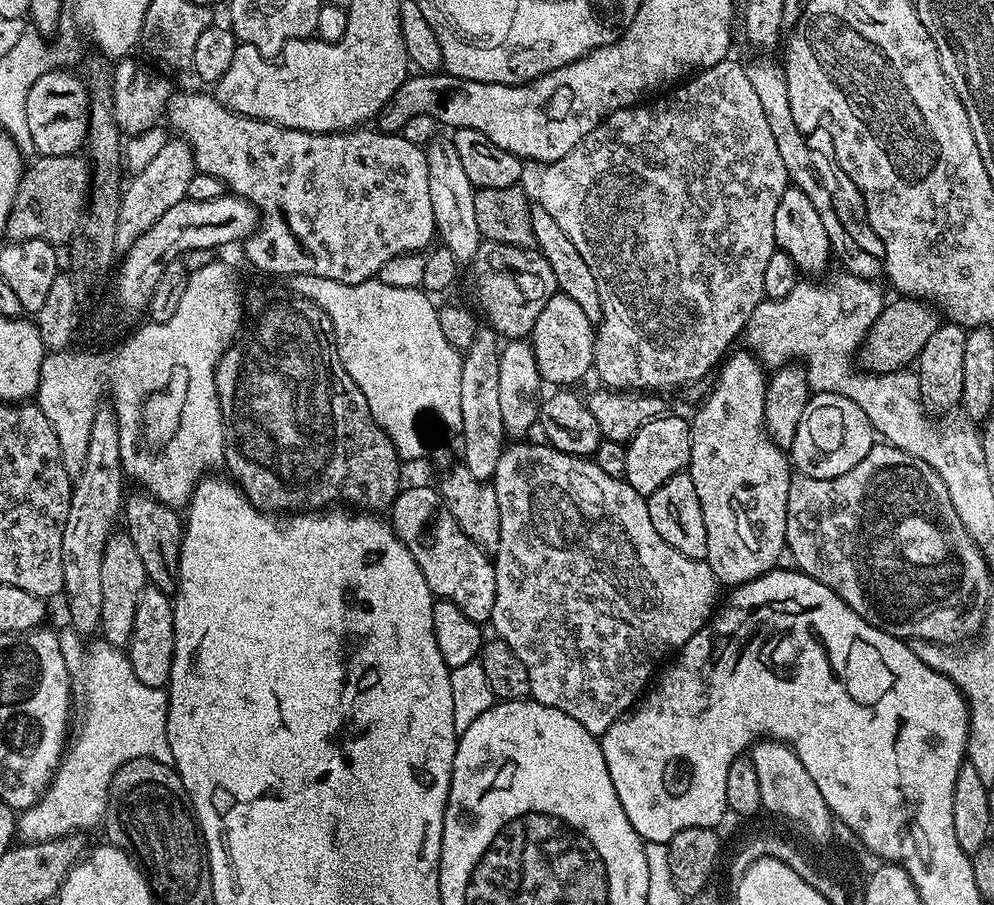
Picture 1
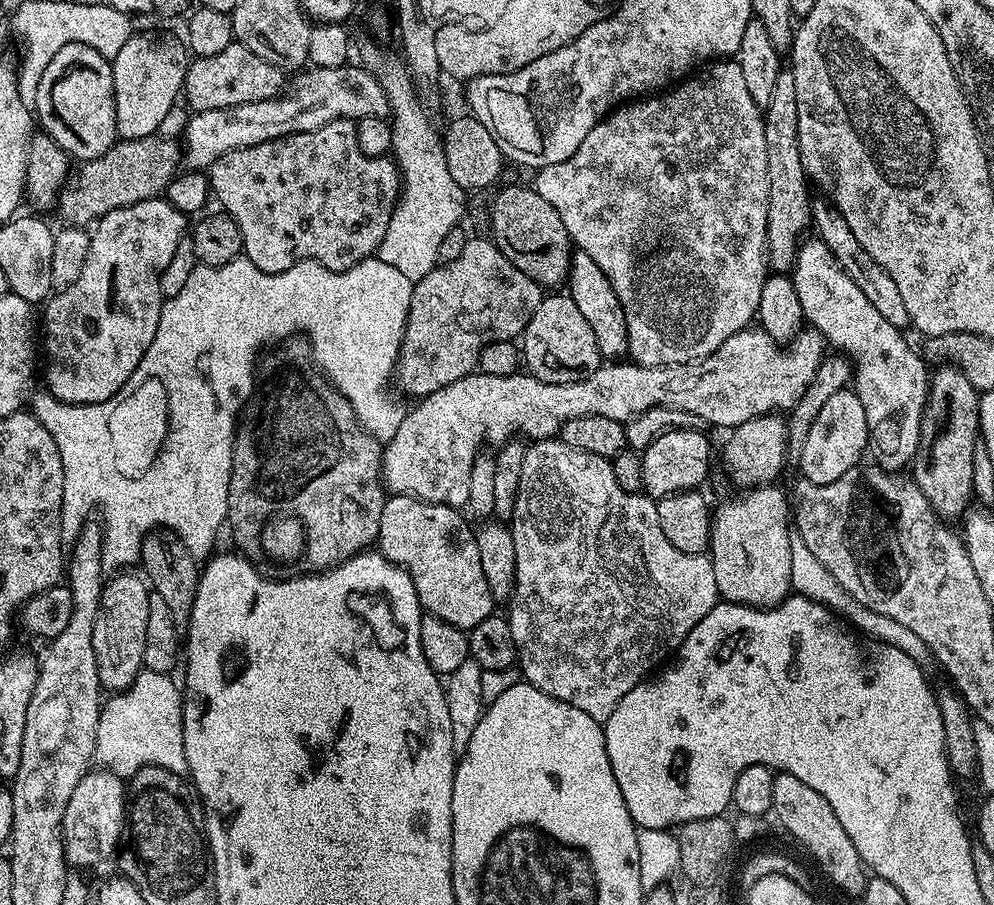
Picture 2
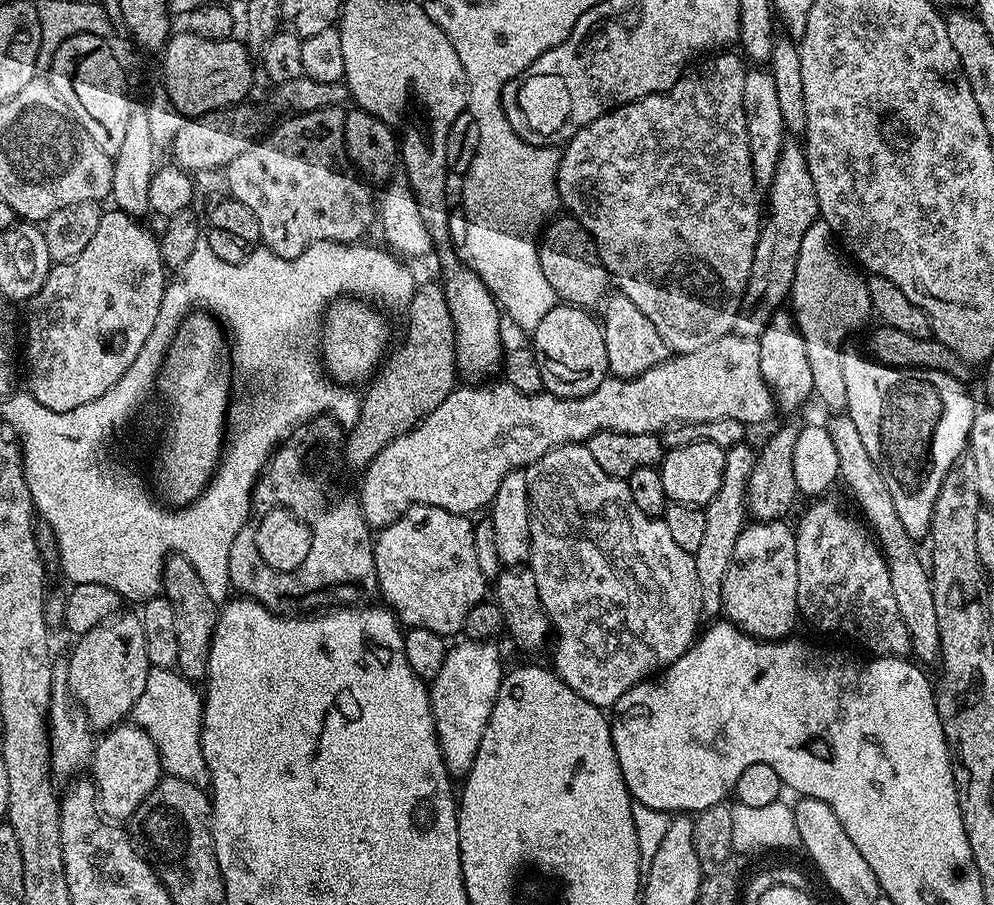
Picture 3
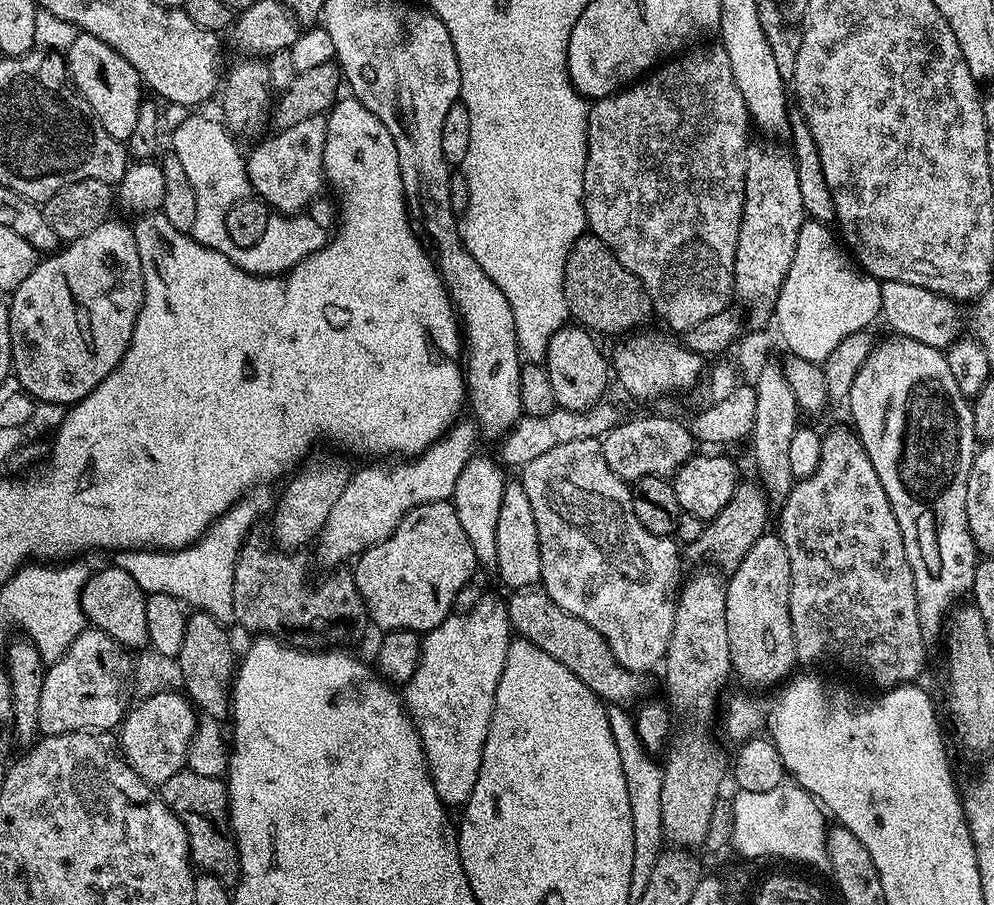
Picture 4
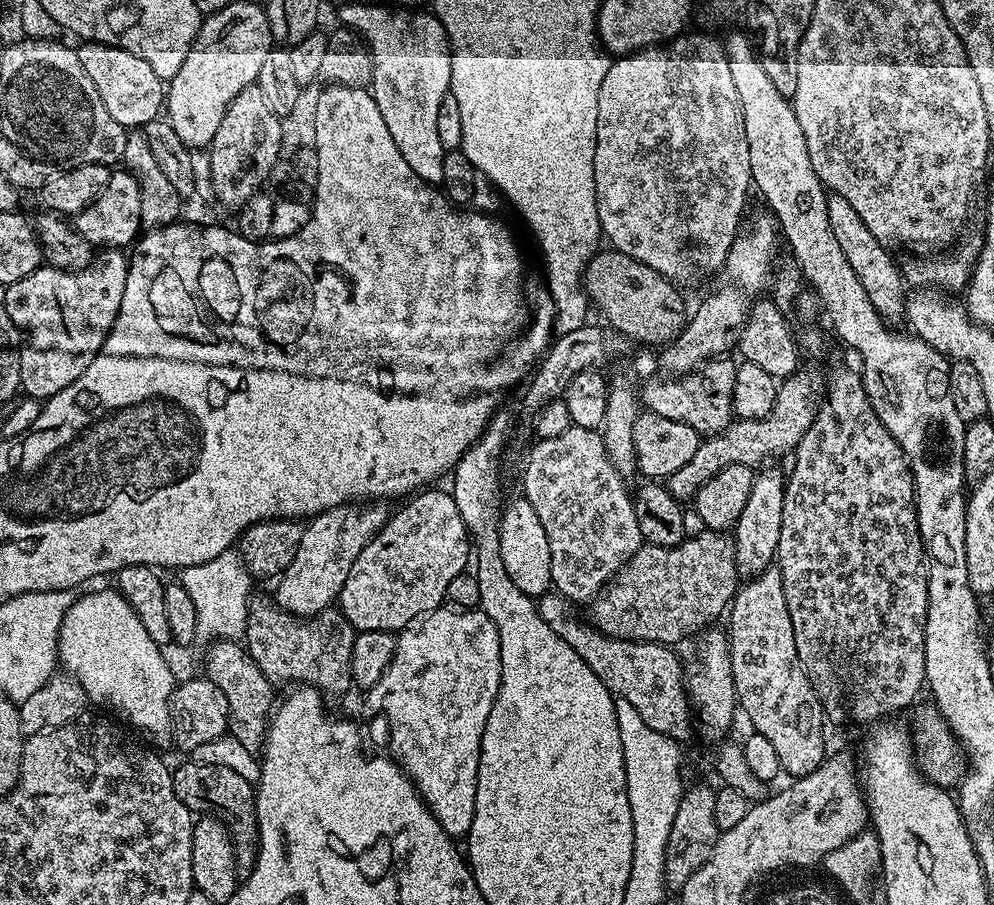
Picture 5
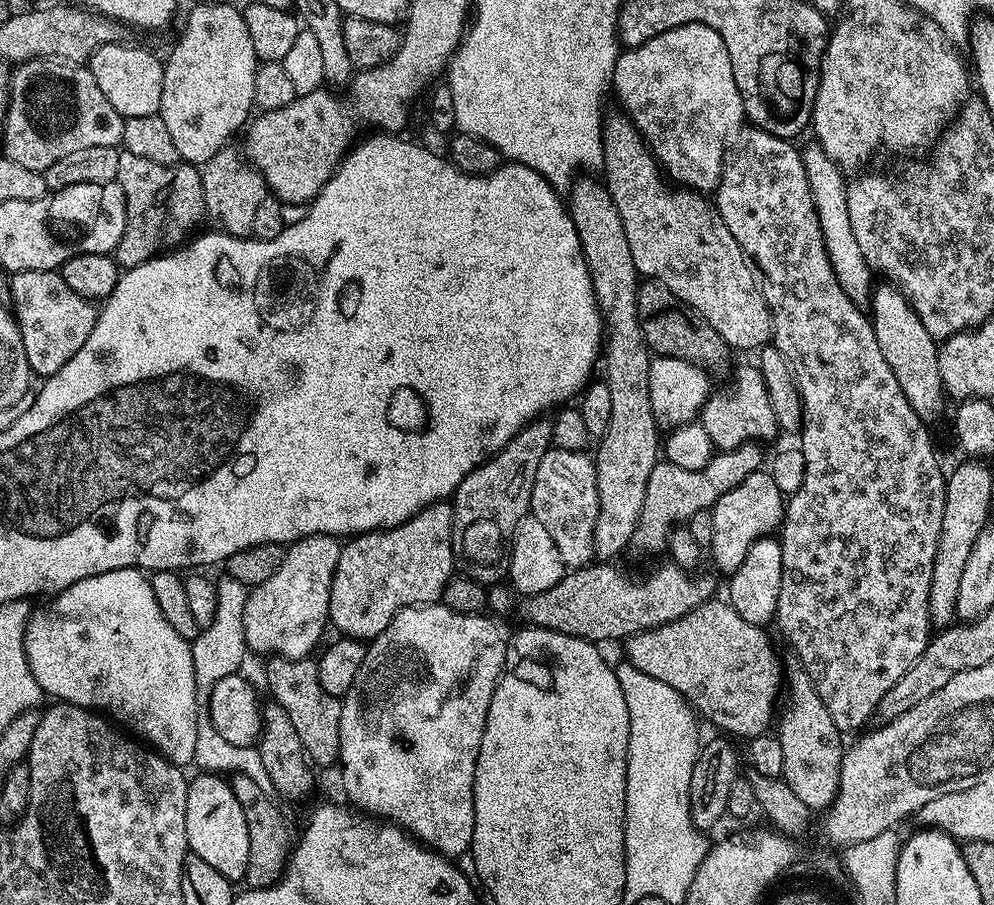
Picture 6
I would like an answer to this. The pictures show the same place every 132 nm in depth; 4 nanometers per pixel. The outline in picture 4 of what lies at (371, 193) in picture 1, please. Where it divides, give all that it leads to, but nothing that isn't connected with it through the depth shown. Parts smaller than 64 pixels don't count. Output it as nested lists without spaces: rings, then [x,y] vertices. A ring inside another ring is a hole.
[[[327,115],[306,118],[289,128],[281,128],[269,140],[261,139],[252,153],[248,152],[247,167],[249,180],[252,183],[252,191],[259,199],[272,210],[280,214],[300,214],[304,208],[320,191],[325,191],[326,181],[324,179],[324,151],[326,150],[326,124]]]

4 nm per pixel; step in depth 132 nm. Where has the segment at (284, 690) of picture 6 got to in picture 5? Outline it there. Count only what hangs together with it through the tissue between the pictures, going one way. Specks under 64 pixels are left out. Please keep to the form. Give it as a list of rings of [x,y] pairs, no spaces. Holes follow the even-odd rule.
[[[253,595],[248,602],[248,621],[242,640],[248,656],[274,686],[311,686],[325,698],[344,696],[353,687],[350,662],[356,628],[339,607],[323,608],[315,616],[296,616],[276,605],[271,595]]]

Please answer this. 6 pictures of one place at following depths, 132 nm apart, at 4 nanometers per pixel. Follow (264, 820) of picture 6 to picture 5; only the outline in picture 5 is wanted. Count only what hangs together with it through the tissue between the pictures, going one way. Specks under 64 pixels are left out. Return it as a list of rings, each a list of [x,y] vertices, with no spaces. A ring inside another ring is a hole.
[[[209,764],[175,765],[172,773],[174,794],[194,814],[211,814],[228,827],[232,843],[236,845],[236,875],[249,876],[256,865],[256,855],[260,845],[260,831],[256,821],[256,789],[253,781],[242,778],[230,766],[210,766]]]

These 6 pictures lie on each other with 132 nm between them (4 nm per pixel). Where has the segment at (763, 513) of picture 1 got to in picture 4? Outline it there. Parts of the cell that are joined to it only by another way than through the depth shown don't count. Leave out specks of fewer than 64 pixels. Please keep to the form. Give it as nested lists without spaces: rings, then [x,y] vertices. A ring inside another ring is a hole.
[[[765,534],[760,536],[755,548],[749,550],[746,558],[742,558],[740,565],[727,577],[724,593],[726,594],[726,635],[730,637],[730,658],[732,659],[732,670],[735,679],[740,679],[748,688],[775,689],[793,675],[794,669],[792,667],[797,667],[798,664],[794,630],[790,622],[790,606],[788,605],[788,595],[790,594],[790,554],[786,554],[786,550],[781,545],[779,535]]]

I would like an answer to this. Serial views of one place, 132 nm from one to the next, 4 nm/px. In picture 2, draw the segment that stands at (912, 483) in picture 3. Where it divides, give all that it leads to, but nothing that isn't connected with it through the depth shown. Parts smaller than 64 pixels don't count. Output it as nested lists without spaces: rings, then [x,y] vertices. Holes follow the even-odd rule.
[[[819,238],[805,239],[800,245],[796,261],[791,270],[794,290],[798,290],[798,302],[802,302],[802,314],[805,321],[815,331],[832,344],[837,353],[849,357],[854,365],[854,391],[862,402],[862,410],[866,410],[866,426],[868,427],[867,451],[872,452],[871,459],[888,472],[899,473],[904,467],[915,461],[920,451],[920,427],[924,417],[924,407],[928,401],[928,381],[930,368],[923,355],[908,345],[905,333],[901,329],[890,326],[878,309],[862,298],[856,300],[840,300],[840,288],[852,288],[850,274],[842,270],[838,258],[830,254],[830,246]]]

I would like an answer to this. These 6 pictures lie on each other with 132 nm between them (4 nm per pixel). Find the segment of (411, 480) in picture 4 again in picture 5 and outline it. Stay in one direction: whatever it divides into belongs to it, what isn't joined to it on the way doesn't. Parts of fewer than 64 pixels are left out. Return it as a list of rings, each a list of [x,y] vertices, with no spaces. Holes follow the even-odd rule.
[[[353,502],[338,508],[327,508],[307,521],[304,541],[294,554],[294,562],[275,581],[276,605],[296,616],[315,616],[323,608],[331,608],[337,603],[346,574],[354,566],[354,558],[366,550],[366,546],[382,530],[388,520],[389,509],[380,502]]]

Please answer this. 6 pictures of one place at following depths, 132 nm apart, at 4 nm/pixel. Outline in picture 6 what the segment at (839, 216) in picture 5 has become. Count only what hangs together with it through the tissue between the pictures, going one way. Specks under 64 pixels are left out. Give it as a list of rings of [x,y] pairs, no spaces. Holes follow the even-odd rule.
[[[887,282],[877,283],[872,289],[870,319],[874,338],[878,338],[878,350],[882,350],[882,358],[886,358],[890,370],[894,370],[894,378],[898,378],[898,386],[902,386],[906,402],[910,402],[921,420],[931,422],[938,419],[944,408],[946,393],[938,374],[940,349],[937,340],[930,334],[930,330],[926,330],[926,326],[922,326],[922,318],[914,314],[908,299]]]

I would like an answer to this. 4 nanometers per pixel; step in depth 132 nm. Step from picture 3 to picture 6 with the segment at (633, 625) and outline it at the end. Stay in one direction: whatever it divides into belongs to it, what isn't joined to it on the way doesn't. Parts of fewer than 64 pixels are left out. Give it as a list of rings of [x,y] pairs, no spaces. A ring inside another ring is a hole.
[[[555,446],[549,448],[542,462],[538,462],[538,470],[534,474],[530,512],[538,518],[538,522],[542,522],[542,526],[546,526],[546,530],[550,530],[550,538],[554,538],[554,546],[558,546],[558,554],[565,569],[575,570],[585,567],[594,556],[592,531],[598,514],[596,465],[593,457],[584,452],[571,452]]]

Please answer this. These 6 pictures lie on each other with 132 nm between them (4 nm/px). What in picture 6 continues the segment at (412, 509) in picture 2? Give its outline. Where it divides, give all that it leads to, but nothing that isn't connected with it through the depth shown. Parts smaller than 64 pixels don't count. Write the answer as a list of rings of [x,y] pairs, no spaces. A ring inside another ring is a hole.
[[[448,502],[432,504],[423,508],[417,516],[410,517],[405,524],[398,524],[394,528],[385,528],[378,532],[361,532],[359,536],[353,536],[340,549],[338,564],[334,570],[334,578],[330,586],[330,600],[328,602],[328,619],[331,627],[336,627],[341,637],[371,642],[390,622],[399,614],[403,608],[412,608],[415,604],[437,603],[446,586],[446,582],[454,575],[454,561],[452,559],[452,505]]]

